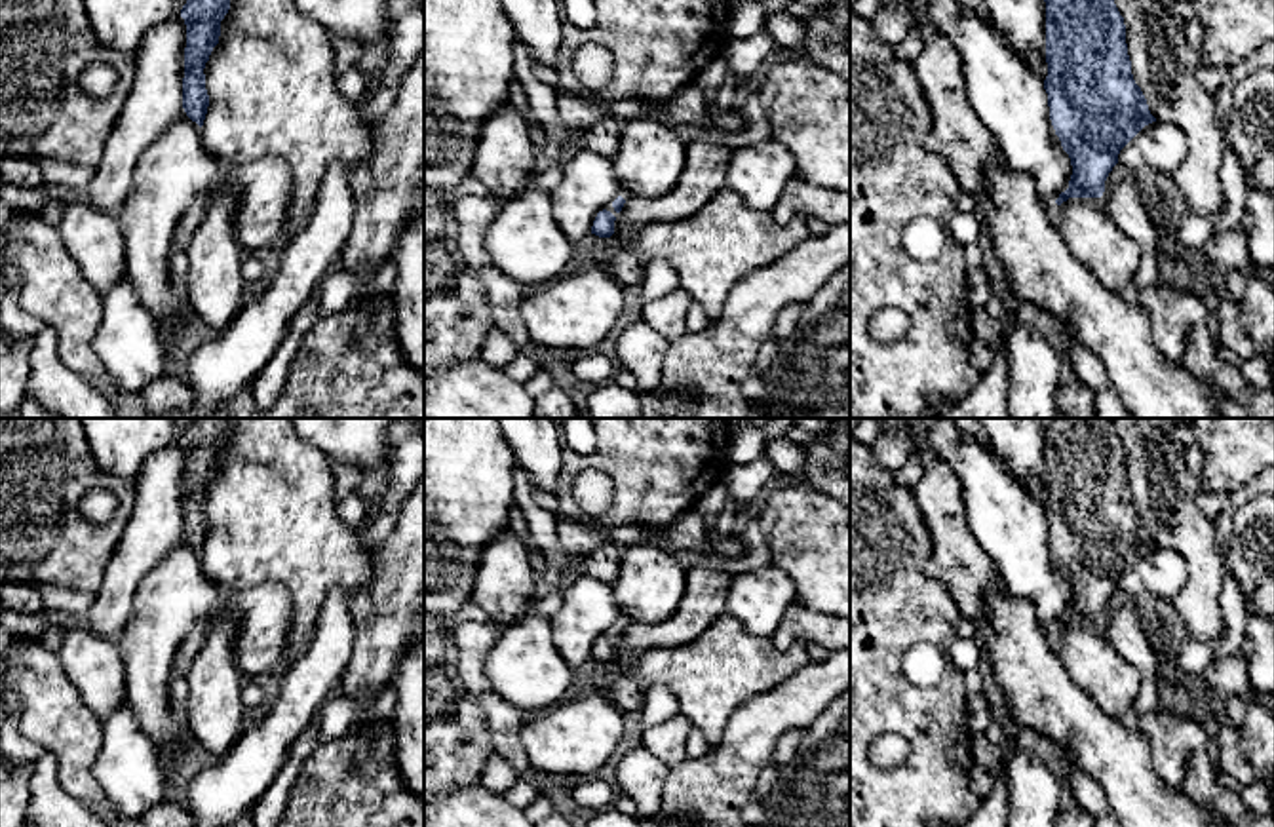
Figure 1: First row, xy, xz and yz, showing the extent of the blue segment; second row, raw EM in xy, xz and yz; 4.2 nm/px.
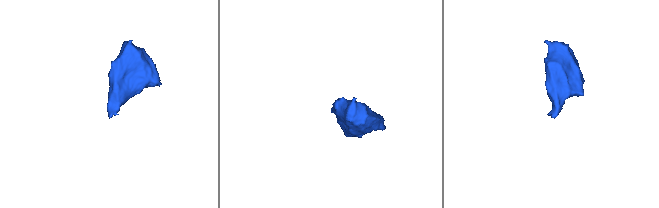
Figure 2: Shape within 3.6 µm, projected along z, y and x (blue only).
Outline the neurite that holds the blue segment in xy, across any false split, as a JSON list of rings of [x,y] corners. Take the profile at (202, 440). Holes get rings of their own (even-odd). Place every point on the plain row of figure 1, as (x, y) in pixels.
[[[196,418],[181,435],[186,451],[183,534],[200,553],[209,532],[203,494],[219,470],[221,447],[228,435],[230,418]]]

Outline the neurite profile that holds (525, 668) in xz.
[[[532,610],[502,627],[485,660],[485,675],[494,694],[529,717],[574,690],[572,667],[553,644],[550,620]]]

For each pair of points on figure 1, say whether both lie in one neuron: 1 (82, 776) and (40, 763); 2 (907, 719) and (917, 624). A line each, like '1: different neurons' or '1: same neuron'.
1: different neurons
2: same neuron

